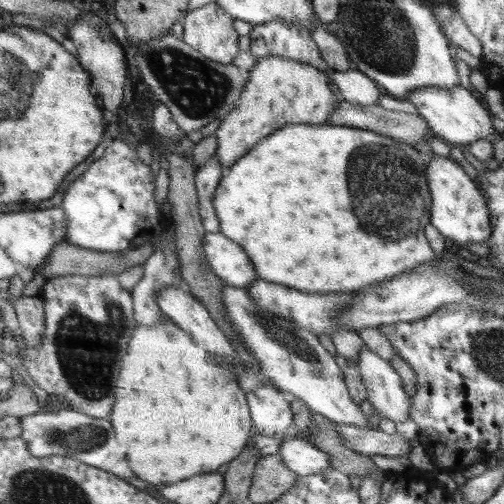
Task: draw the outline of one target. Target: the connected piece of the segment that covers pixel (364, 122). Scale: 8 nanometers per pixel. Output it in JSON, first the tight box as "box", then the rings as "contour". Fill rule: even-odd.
{"box":[327,100,429,145],"contour":[[[344,100],[330,113],[327,123],[371,130],[411,145],[421,142],[429,129],[426,120],[419,114],[387,110],[379,104],[362,106]]]}

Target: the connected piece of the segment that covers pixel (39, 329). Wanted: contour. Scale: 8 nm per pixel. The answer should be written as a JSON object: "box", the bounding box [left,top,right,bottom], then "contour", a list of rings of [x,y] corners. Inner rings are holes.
{"box":[13,295,45,346],"contour":[[[23,295],[13,301],[13,308],[15,309],[25,344],[29,346],[42,344],[45,324],[42,299],[39,296]]]}

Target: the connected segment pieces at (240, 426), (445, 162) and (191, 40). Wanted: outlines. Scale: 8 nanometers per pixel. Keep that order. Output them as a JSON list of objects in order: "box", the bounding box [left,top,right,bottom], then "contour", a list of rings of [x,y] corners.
[{"box":[110,320,255,486],"contour":[[[170,320],[160,322],[160,324],[154,326],[154,328],[137,324],[133,330],[133,336],[130,338],[129,353],[125,354],[125,356],[126,366],[122,366],[122,382],[118,382],[118,406],[113,406],[113,412],[110,417],[117,440],[124,443],[128,448],[126,449],[126,457],[124,457],[124,460],[128,462],[128,466],[132,466],[131,470],[136,477],[149,484],[154,484],[154,486],[174,484],[174,482],[186,480],[186,478],[190,478],[194,475],[216,471],[222,464],[234,460],[234,458],[242,452],[242,449],[246,447],[248,438],[255,431],[253,421],[249,414],[249,406],[246,398],[247,390],[241,386],[236,386],[239,382],[234,380],[234,378],[230,378],[230,372],[222,372],[222,374],[220,374],[218,366],[214,366],[214,362],[211,361],[212,356],[210,356],[202,346],[196,344],[179,326],[176,326],[176,324]]]},{"box":[427,155,492,244],"contour":[[[434,155],[427,165],[430,199],[432,200],[430,224],[437,228],[444,237],[457,244],[484,242],[492,234],[490,212],[484,195],[478,191],[475,182],[464,172],[459,164],[452,160]]]},{"box":[182,2,239,64],"contour":[[[215,2],[195,8],[182,16],[184,29],[183,41],[187,45],[194,47],[198,52],[206,56],[206,58],[211,58],[222,64],[230,64],[239,53],[239,35],[232,25],[234,20],[235,18],[232,15],[222,10]]]}]

